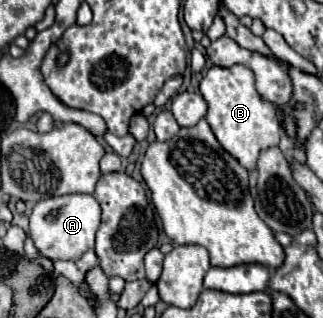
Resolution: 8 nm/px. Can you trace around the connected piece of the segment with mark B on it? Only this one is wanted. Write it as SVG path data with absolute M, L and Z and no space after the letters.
M244 65L232 67L210 67L206 77L200 81L200 93L208 103L206 121L210 123L220 145L234 155L246 169L254 169L258 155L262 149L278 145L282 127L276 117L274 105L270 101L262 101L254 87L254 73Z

